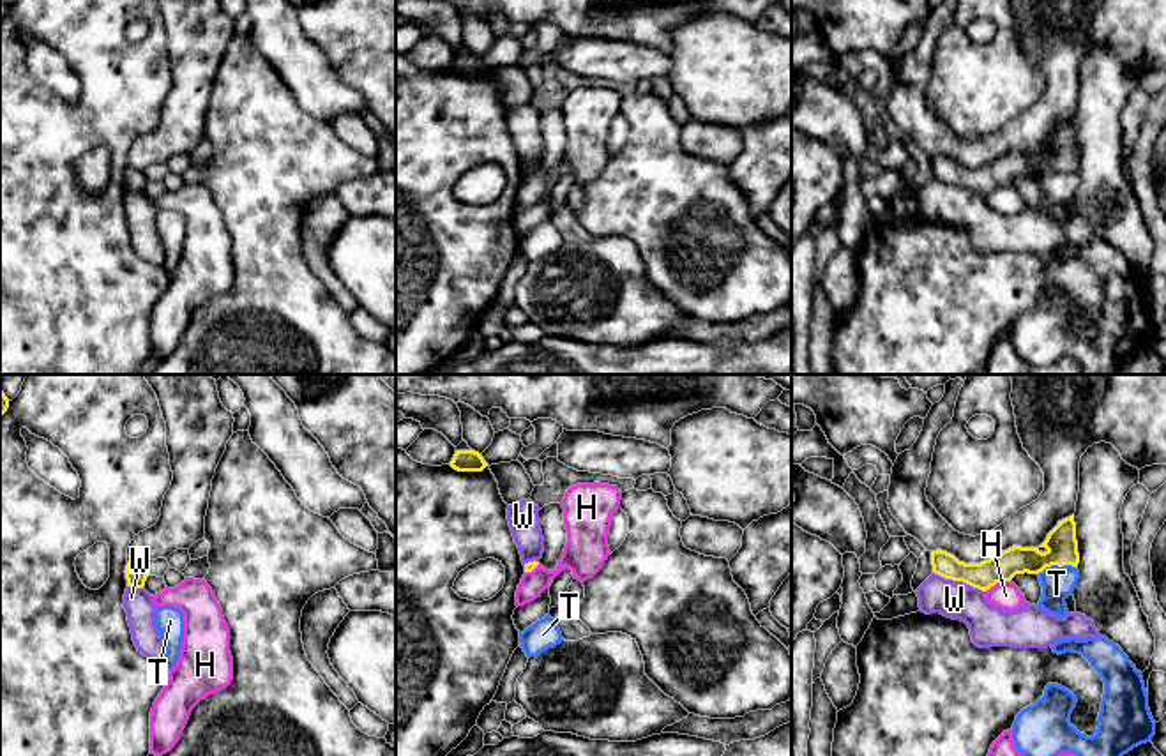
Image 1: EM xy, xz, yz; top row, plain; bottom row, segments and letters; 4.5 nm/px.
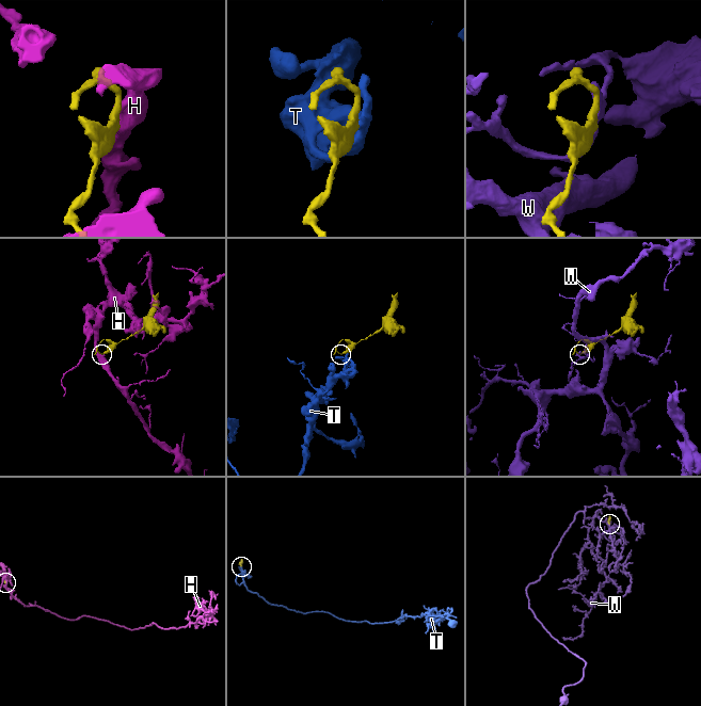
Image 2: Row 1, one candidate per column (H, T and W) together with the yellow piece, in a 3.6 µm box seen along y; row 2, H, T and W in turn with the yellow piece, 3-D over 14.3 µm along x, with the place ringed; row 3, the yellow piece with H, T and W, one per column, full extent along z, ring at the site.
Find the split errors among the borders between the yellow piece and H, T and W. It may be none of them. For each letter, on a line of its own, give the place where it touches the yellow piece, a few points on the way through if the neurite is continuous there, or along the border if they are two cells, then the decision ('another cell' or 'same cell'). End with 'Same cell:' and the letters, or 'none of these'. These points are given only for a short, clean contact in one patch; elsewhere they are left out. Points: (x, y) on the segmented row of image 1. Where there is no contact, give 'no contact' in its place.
H: contact yz (997, 582); another cell
T: contact yz (1055, 564); border yz (1075, 566), (1046, 566), (1037, 574); another cell
W: contact yz (958, 580); border yz (933, 571), (946, 578), (961, 580), (983, 592); another cell
Same cell: none of these

